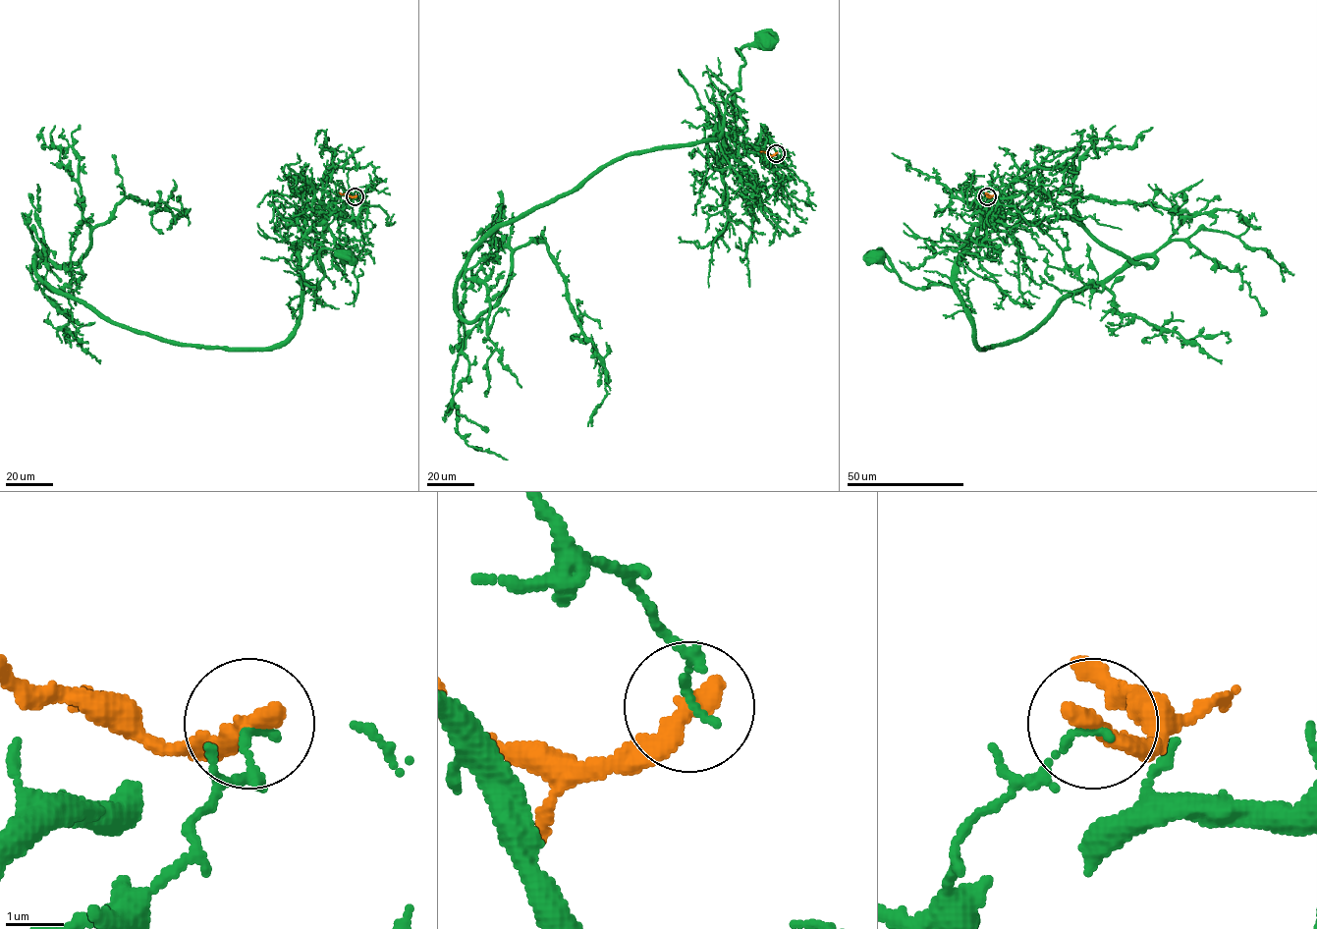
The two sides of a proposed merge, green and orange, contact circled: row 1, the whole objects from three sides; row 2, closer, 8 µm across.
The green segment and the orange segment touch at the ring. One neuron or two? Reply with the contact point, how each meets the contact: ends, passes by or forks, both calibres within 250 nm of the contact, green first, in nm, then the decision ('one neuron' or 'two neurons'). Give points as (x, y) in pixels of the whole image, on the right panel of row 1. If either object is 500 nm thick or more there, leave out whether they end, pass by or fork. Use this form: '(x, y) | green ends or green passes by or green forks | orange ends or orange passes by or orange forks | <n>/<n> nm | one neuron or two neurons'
(987, 196) | green ends | orange ends | 140/420 nm | two neurons

